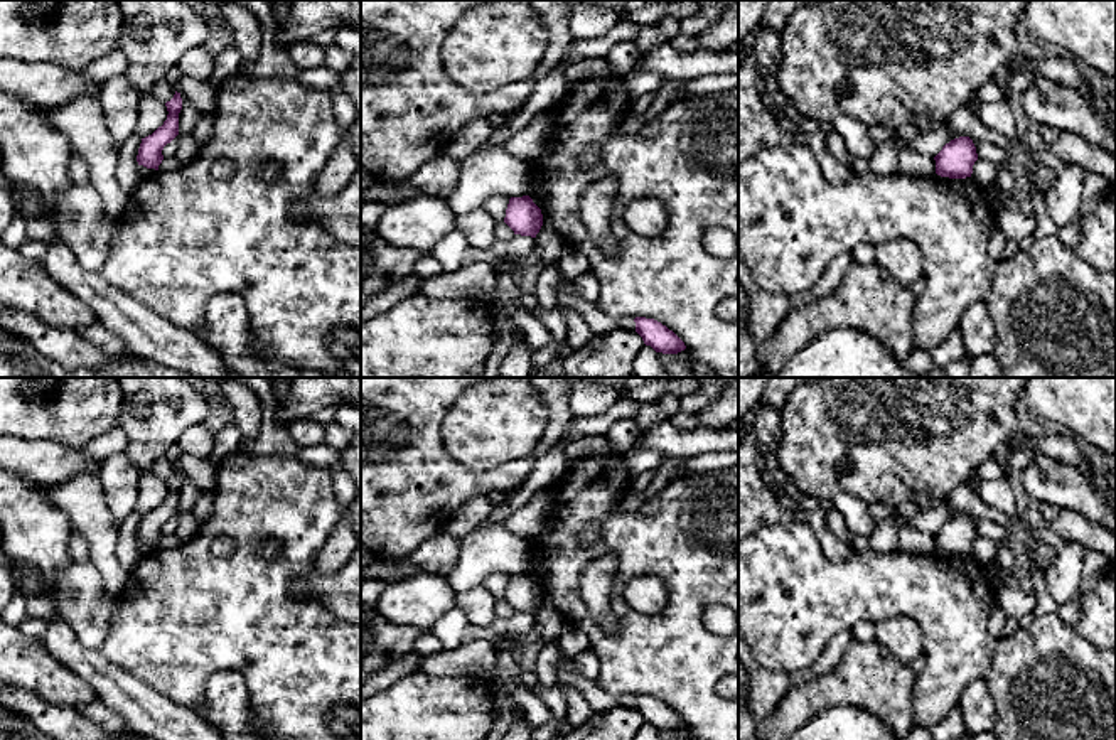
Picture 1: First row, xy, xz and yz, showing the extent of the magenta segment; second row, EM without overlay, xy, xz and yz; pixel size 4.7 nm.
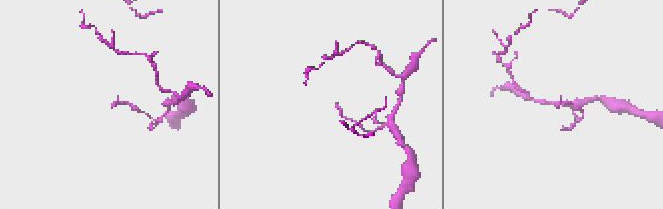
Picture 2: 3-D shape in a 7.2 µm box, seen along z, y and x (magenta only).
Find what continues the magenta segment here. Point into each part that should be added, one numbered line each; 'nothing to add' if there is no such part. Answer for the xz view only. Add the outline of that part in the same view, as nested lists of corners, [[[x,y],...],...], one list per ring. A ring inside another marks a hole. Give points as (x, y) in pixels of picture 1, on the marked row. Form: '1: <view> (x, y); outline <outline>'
nothing to add

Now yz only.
nothing to add

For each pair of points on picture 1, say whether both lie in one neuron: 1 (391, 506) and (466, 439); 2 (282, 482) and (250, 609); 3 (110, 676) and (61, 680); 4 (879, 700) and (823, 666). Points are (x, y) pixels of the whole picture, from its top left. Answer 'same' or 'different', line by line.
1: different
2: same
3: different
4: different

